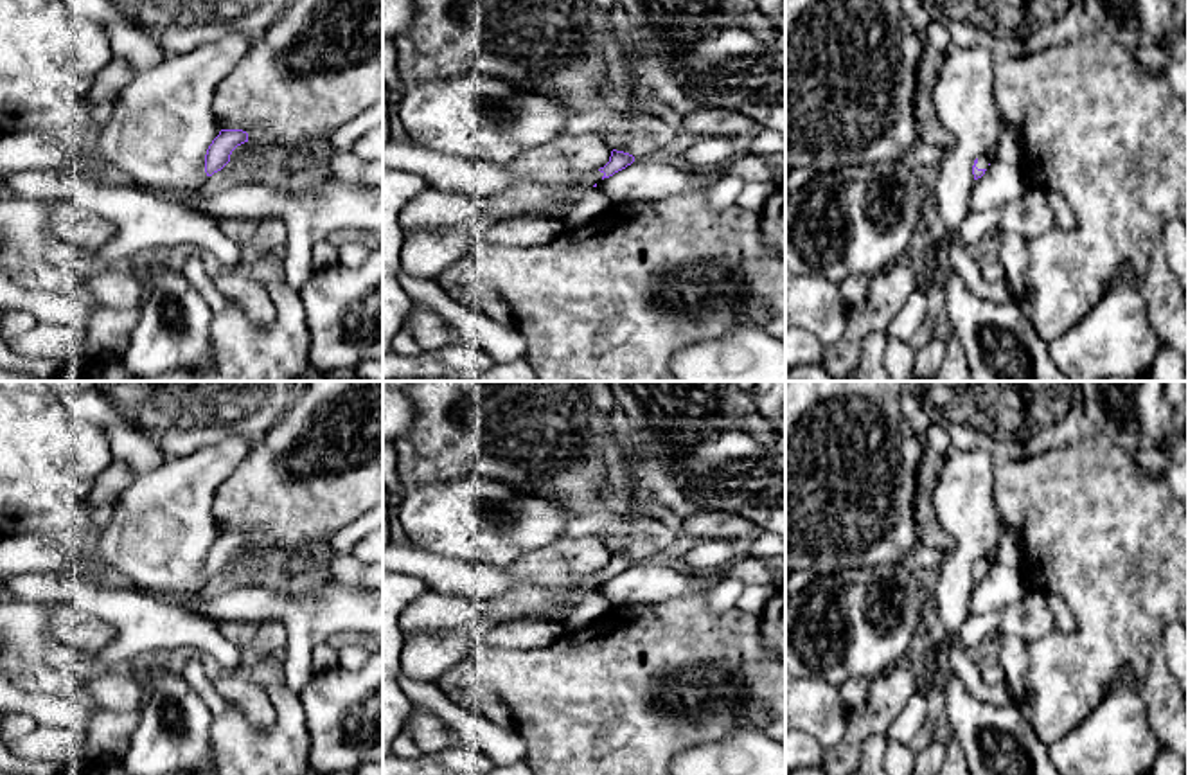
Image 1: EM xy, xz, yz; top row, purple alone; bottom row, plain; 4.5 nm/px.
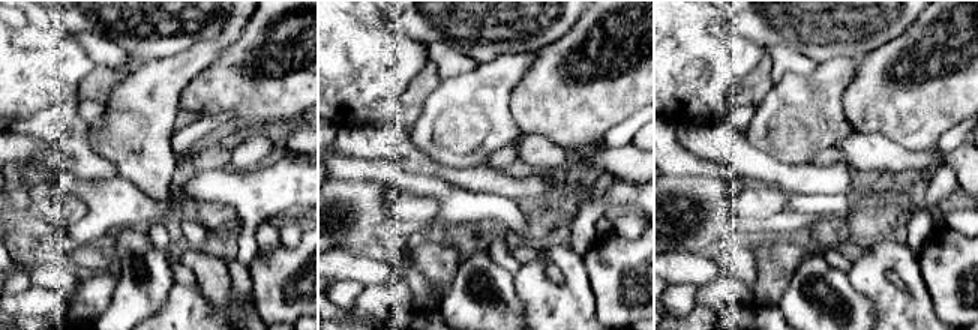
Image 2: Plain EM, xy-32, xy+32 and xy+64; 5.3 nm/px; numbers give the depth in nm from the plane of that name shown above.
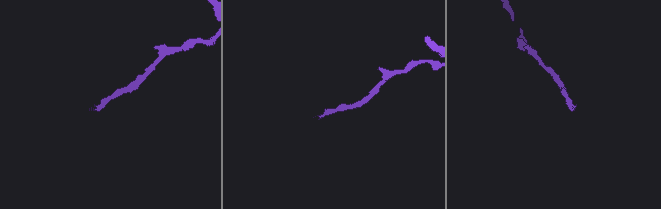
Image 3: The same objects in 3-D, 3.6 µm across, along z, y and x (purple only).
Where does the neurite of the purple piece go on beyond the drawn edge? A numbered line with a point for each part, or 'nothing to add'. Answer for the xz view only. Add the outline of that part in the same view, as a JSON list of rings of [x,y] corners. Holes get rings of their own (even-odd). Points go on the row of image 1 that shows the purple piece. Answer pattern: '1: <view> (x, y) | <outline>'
1: xz (559, 211) | [[[595,171],[595,173],[588,174],[579,185],[570,189],[555,205],[552,205],[545,212],[541,212],[537,216],[532,216],[532,218],[546,218],[546,219],[552,219],[552,221],[559,221],[566,227],[566,218],[568,218],[572,207],[581,200],[581,196],[590,187],[598,183],[602,180],[602,176],[604,176],[604,173],[600,173],[600,171]]]

